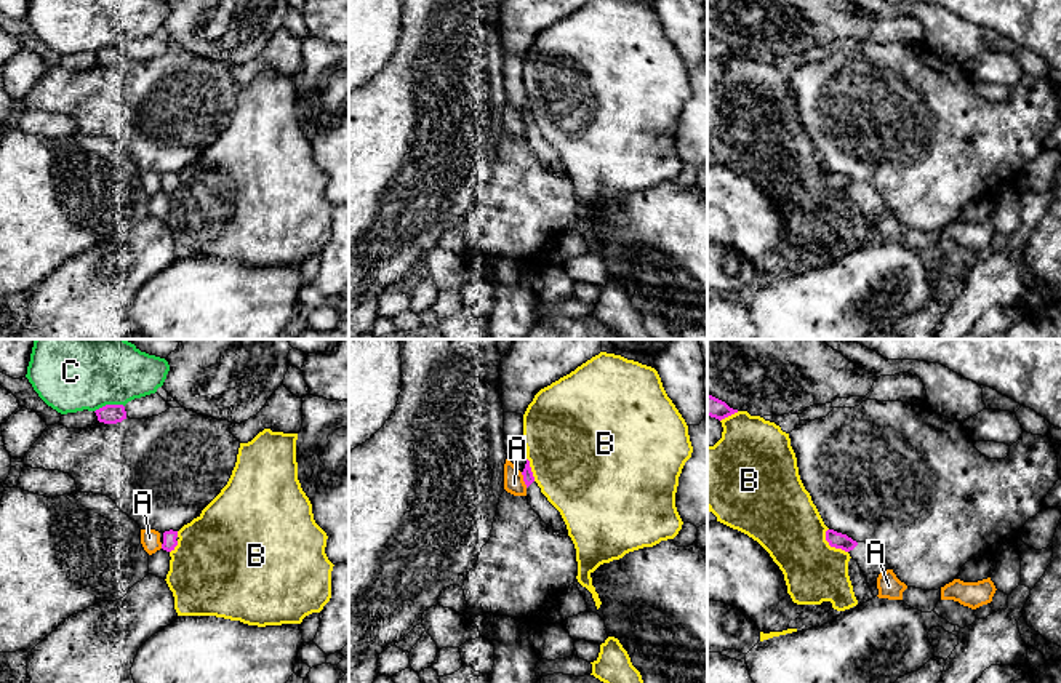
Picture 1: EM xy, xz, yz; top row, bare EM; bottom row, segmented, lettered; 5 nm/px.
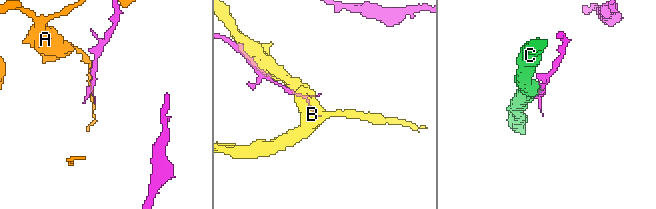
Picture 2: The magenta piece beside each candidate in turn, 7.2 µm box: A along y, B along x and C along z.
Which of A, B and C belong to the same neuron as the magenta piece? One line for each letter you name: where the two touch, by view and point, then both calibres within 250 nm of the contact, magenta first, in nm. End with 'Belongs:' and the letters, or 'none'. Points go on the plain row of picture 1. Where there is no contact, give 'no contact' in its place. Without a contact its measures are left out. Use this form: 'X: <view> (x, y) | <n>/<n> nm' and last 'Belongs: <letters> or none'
Belongs: none

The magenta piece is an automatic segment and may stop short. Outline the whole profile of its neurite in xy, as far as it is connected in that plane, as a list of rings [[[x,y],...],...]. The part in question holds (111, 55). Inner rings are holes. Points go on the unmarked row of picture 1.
[[[106,46],[94,53],[99,64],[117,66],[126,61],[126,53],[123,46]]]

